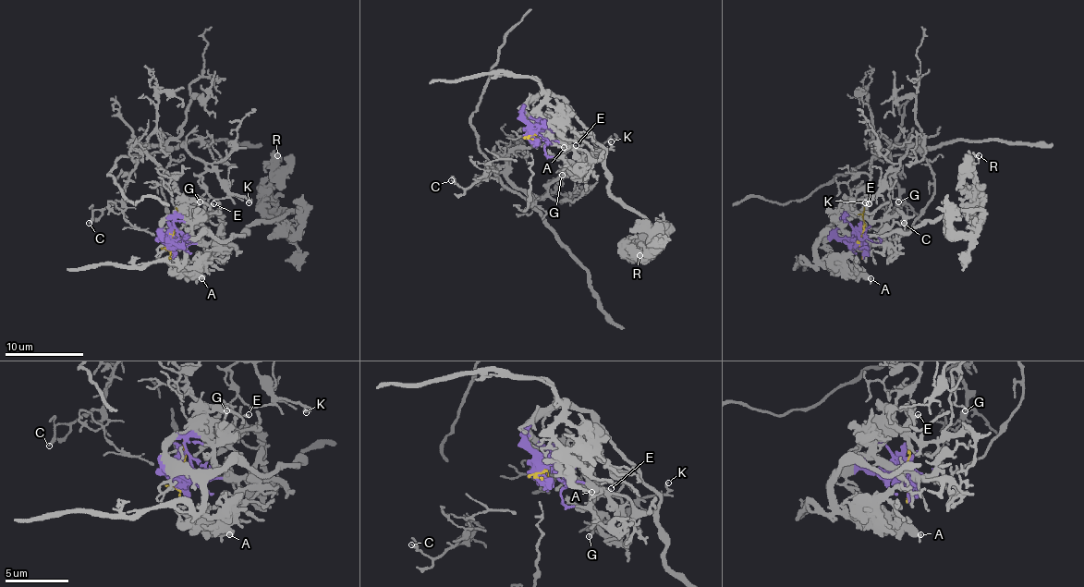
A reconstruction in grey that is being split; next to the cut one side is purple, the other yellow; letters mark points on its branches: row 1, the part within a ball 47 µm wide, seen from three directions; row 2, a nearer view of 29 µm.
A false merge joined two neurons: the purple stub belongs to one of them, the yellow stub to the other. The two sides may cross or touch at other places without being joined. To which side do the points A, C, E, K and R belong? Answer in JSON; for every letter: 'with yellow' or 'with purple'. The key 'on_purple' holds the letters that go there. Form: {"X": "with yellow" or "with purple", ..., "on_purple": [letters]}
{"A": "with purple", "C": "with yellow", "E": "with purple", "K": "with yellow", "R": "with purple", "on_purple": ["A", "E", "R"]}

